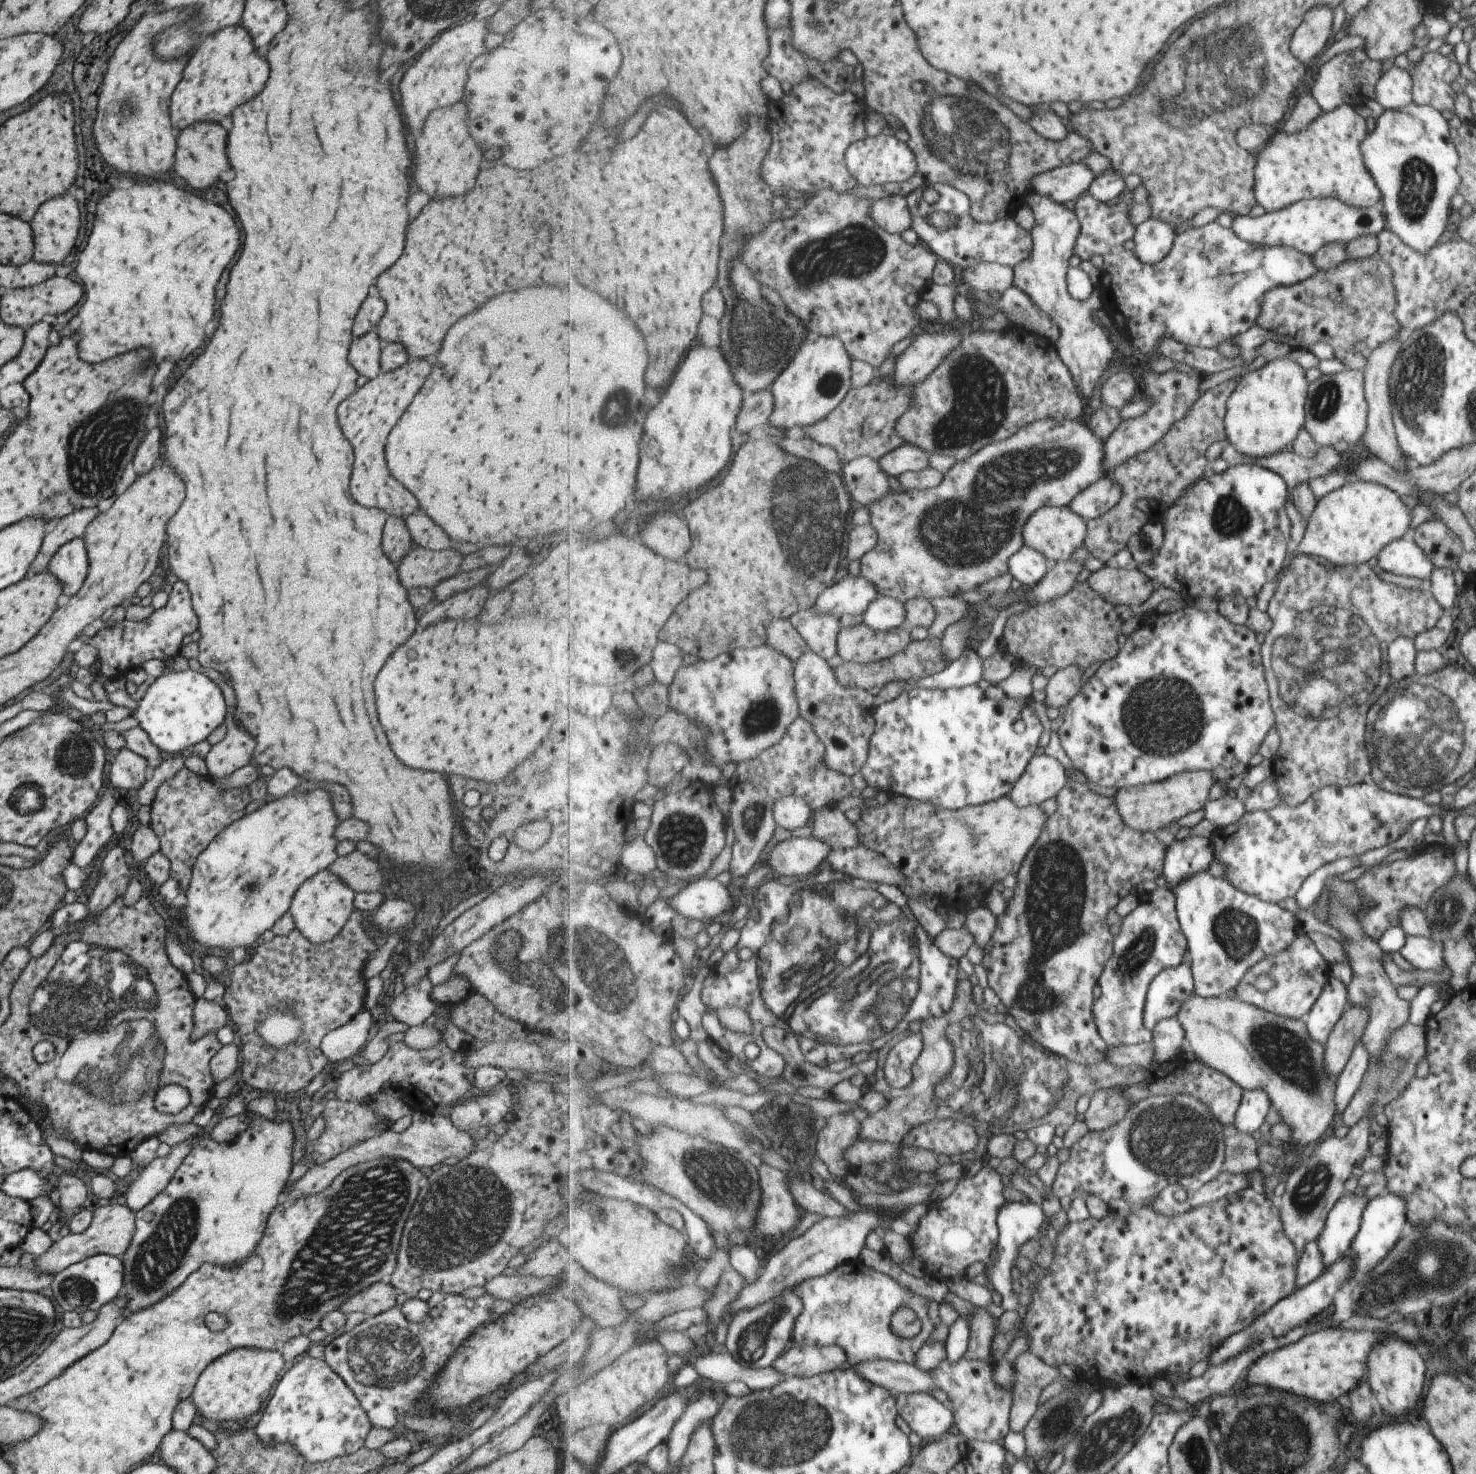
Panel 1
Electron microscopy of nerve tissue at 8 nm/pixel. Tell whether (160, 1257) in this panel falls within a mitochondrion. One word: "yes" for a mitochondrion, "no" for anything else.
yes

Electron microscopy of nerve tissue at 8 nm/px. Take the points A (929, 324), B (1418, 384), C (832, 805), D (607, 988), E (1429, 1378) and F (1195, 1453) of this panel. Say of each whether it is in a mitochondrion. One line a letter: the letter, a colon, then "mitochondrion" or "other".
A: other
B: mitochondrion
C: other
D: mitochondrion
E: other
F: mitochondrion

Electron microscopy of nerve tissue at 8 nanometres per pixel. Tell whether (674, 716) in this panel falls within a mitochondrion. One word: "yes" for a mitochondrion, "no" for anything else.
no

